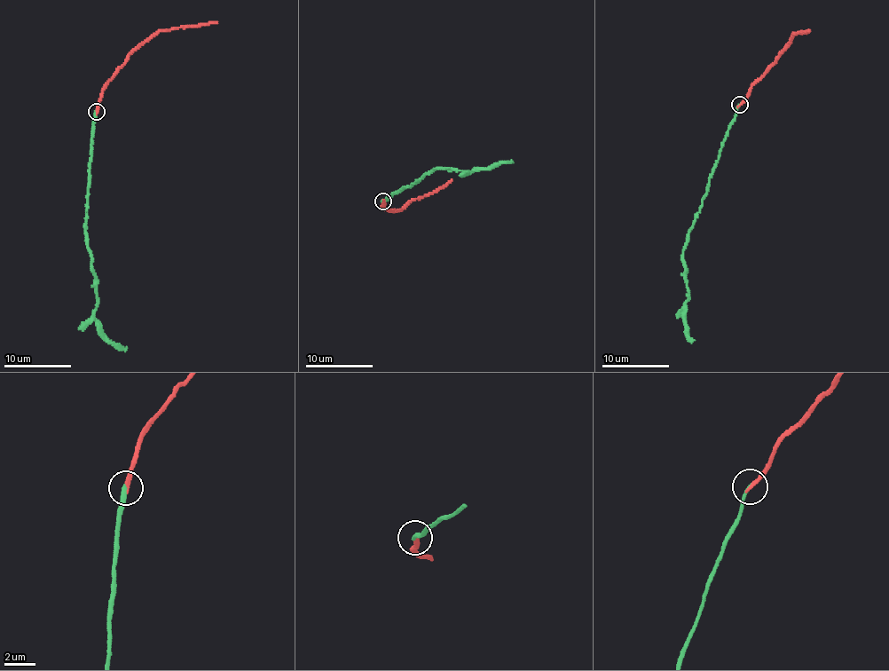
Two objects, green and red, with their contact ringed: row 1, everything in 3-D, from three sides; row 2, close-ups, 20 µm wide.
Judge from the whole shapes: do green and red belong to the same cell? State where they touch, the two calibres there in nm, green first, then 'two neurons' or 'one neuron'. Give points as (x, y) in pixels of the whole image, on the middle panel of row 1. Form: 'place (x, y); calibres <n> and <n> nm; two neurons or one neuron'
place (382, 201); calibres 240 and 240 nm; one neuron

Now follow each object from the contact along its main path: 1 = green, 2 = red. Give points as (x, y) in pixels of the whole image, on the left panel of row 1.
1: (97, 111), (85, 233), (97, 300), (94, 313), (97, 328), (105, 336), (127, 348)
2: (97, 111), (108, 82), (130, 54), (145, 42), (161, 31), (217, 21)

